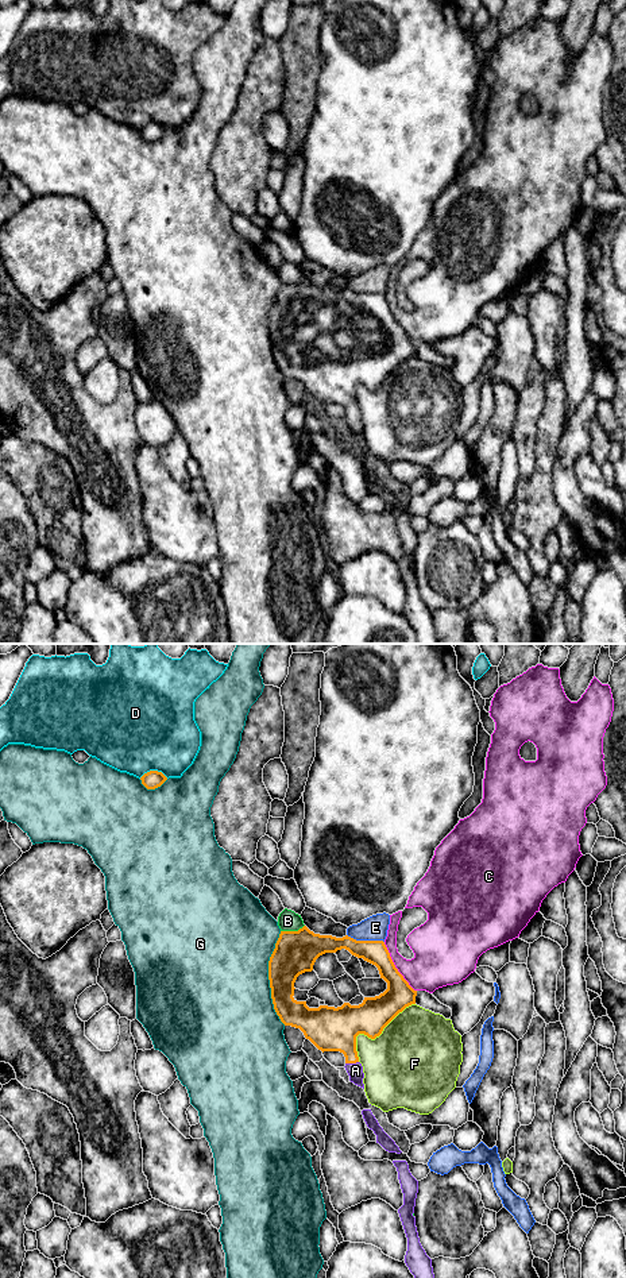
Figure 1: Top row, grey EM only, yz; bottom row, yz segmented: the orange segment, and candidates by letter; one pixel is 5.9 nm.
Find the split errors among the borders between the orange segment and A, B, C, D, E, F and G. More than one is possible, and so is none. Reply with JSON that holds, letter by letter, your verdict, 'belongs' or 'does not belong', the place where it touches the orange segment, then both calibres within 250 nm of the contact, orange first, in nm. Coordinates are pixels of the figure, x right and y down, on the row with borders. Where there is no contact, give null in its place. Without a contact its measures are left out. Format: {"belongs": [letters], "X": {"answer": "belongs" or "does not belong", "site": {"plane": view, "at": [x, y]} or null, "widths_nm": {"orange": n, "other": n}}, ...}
{"belongs": ["A"], "A": {"answer": "belongs", "site": {"plane": "yz", "at": [351, 1062]}, "widths_nm": {"orange": 260, "other": 100}}, "B": {"answer": "does not belong", "site": {"plane": "yz", "at": [292, 931]}, "widths_nm": {"orange": 260, "other": 130}}, "C": {"answer": "does not belong", "site": {"plane": "yz", "at": [394, 966]}, "widths_nm": {"orange": 160, "other": 280}}, "D": {"answer": "does not belong", "site": {"plane": "yz", "at": [154, 771]}, "widths_nm": {"orange": 110, "other": 500}}, "E": {"answer": "does not belong", "site": {"plane": "yz", "at": [366, 941]}, "widths_nm": {"orange": 140, "other": 150}}, "F": {"answer": "does not belong", "site": {"plane": "yz", "at": [374, 1038]}, "widths_nm": {"orange": 260, "other": 480}}, "G": {"answer": "does not belong", "site": {"plane": "yz", "at": [269, 979]}, "widths_nm": {"orange": 260, "other": 500}}}

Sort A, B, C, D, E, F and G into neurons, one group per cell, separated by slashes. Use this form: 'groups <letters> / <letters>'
groups A / B / C / D / E / F / G

